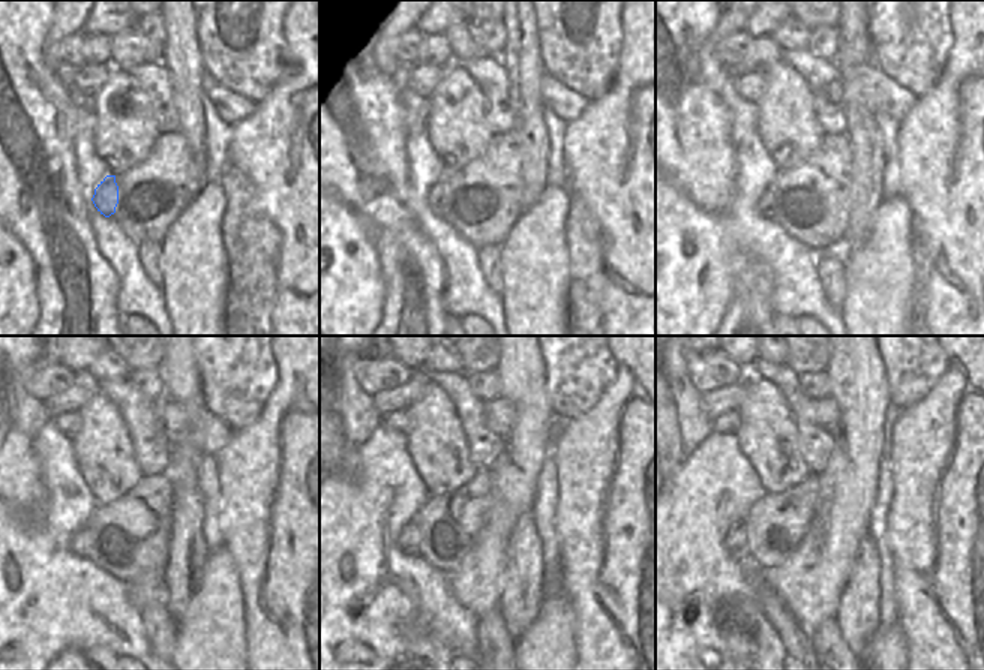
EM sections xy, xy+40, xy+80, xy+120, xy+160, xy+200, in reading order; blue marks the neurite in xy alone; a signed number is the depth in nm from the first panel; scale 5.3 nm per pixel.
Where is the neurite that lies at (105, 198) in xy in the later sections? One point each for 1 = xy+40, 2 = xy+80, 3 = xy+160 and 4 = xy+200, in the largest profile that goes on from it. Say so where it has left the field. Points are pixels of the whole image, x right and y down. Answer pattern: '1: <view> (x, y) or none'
1: xy+40 (437, 201)
2: xy+80 (767, 206)
3: xy+160 (410, 537)
4: xy+200 (737, 541)

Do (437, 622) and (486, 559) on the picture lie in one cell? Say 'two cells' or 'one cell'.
two cells

